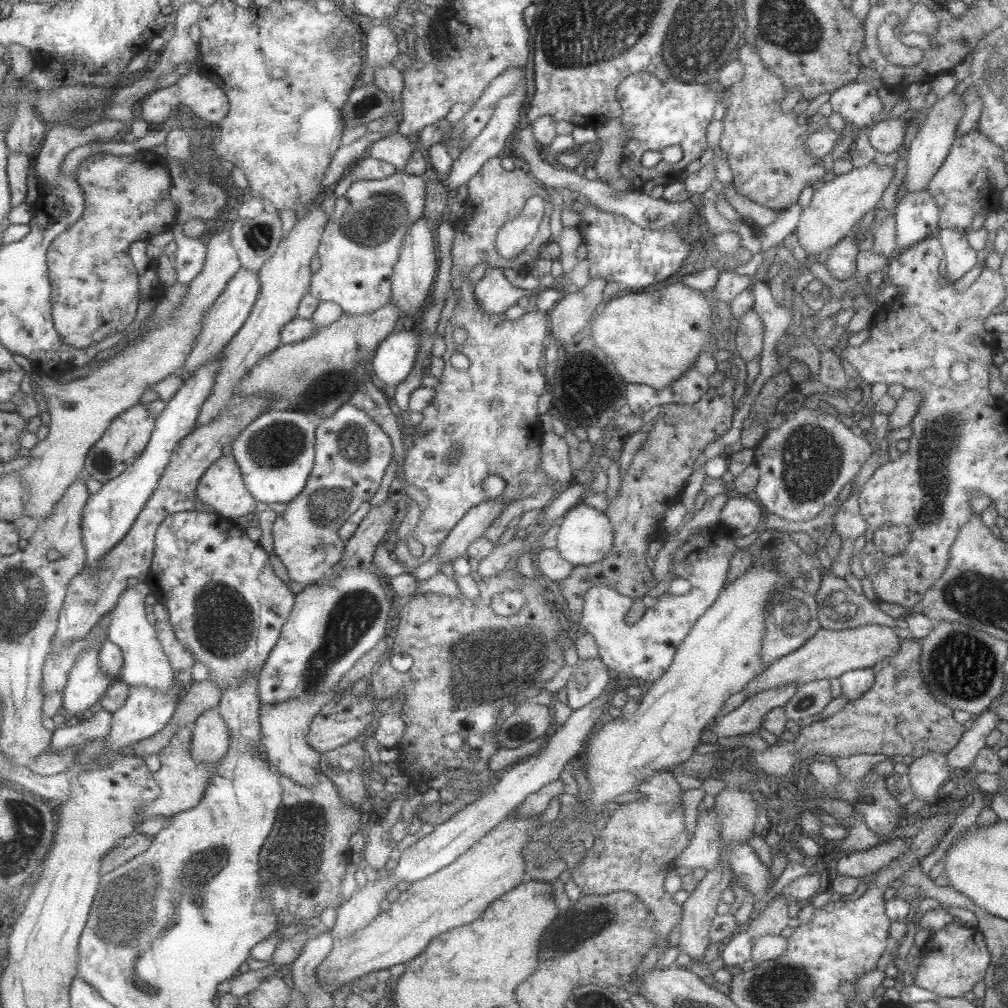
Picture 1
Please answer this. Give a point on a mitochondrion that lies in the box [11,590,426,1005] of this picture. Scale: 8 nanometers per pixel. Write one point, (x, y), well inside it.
(141, 926)

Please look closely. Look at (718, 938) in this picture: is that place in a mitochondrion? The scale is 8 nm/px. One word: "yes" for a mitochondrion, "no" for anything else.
no

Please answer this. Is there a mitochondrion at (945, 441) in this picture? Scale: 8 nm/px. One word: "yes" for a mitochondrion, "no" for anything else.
yes

